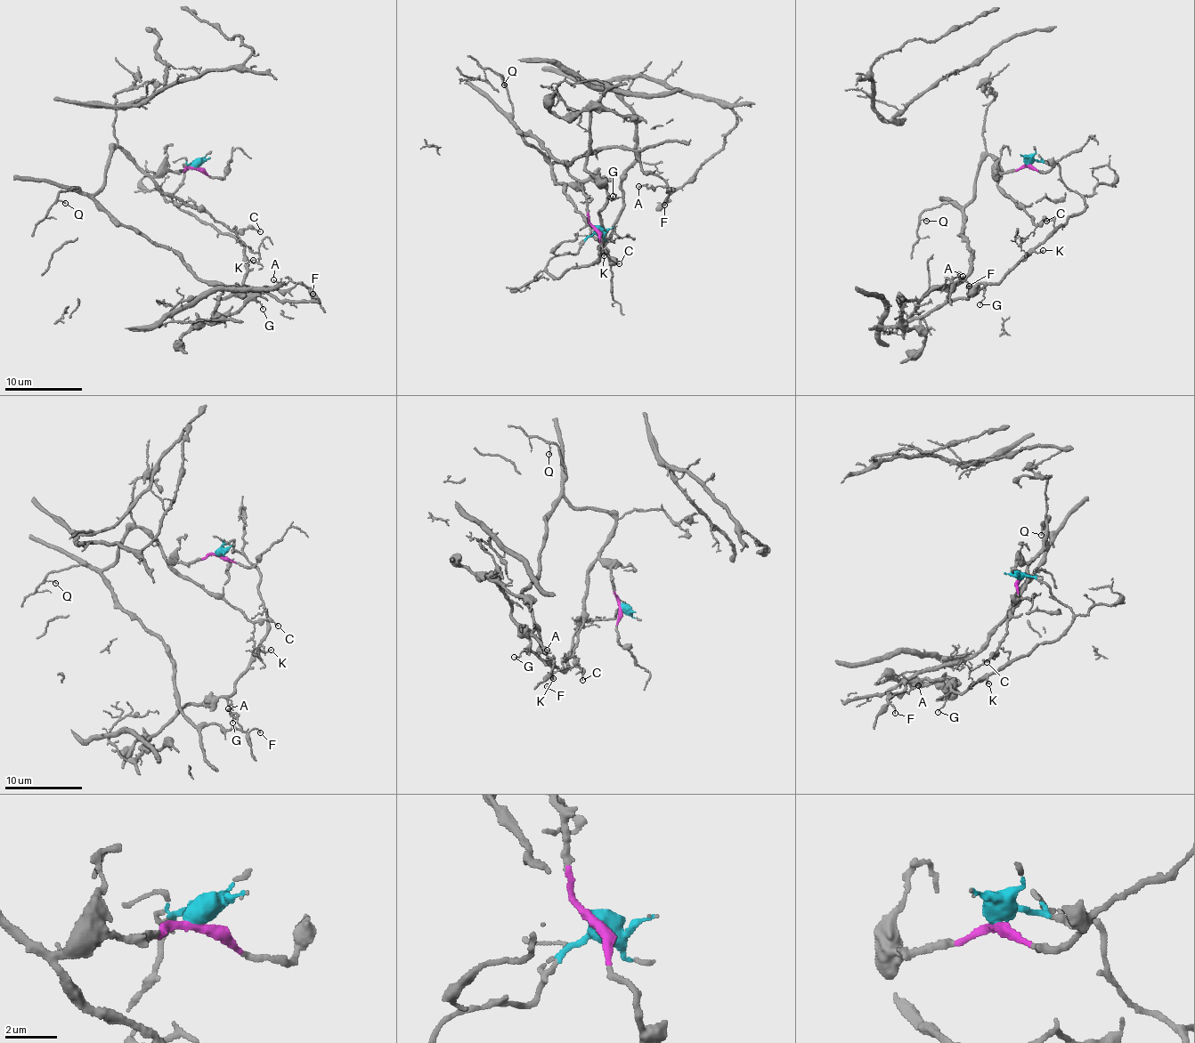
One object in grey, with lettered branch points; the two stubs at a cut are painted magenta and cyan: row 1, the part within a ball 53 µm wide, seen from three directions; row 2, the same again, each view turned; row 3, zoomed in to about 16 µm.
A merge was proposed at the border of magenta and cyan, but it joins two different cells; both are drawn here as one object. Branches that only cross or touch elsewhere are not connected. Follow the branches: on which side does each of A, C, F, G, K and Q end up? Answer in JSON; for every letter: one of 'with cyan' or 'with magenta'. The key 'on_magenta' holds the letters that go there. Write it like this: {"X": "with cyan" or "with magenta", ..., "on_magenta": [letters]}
{"A": "with magenta", "C": "with magenta", "F": "with magenta", "G": "with cyan", "K": "with cyan", "Q": "with magenta", "on_magenta": ["A", "C", "F", "Q"]}

